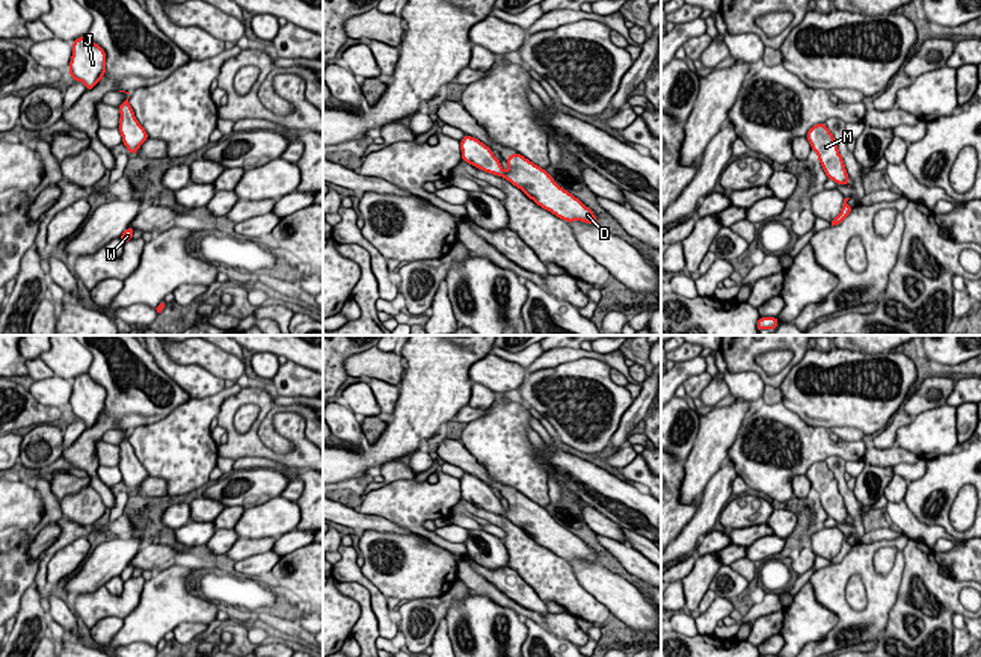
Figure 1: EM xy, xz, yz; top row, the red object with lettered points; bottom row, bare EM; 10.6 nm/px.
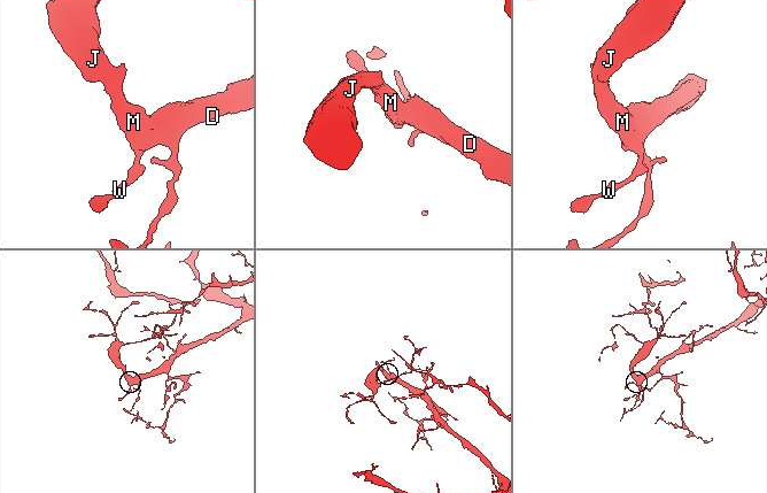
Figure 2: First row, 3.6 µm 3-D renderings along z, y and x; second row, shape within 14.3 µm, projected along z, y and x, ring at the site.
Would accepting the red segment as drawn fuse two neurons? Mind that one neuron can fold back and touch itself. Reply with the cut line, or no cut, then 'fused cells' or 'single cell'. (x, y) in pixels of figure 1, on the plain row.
no cut | single cell

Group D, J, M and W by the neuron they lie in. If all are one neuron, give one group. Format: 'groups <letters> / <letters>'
groups D J M W

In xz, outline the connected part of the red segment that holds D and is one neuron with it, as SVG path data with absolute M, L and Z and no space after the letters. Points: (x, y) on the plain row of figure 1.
M465 473L462 476L460 488L463 500L487 512L506 517L554 554L566 560L599 562L589 545L560 526L543 506L534 503L519 491L510 492L506 497L509 507L504 509L492 488L472 474Z

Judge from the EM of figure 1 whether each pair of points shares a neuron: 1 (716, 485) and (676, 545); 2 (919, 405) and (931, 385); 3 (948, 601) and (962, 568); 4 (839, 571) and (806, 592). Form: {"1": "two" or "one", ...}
{"1": "one", "2": "one", "3": "two", "4": "two"}

